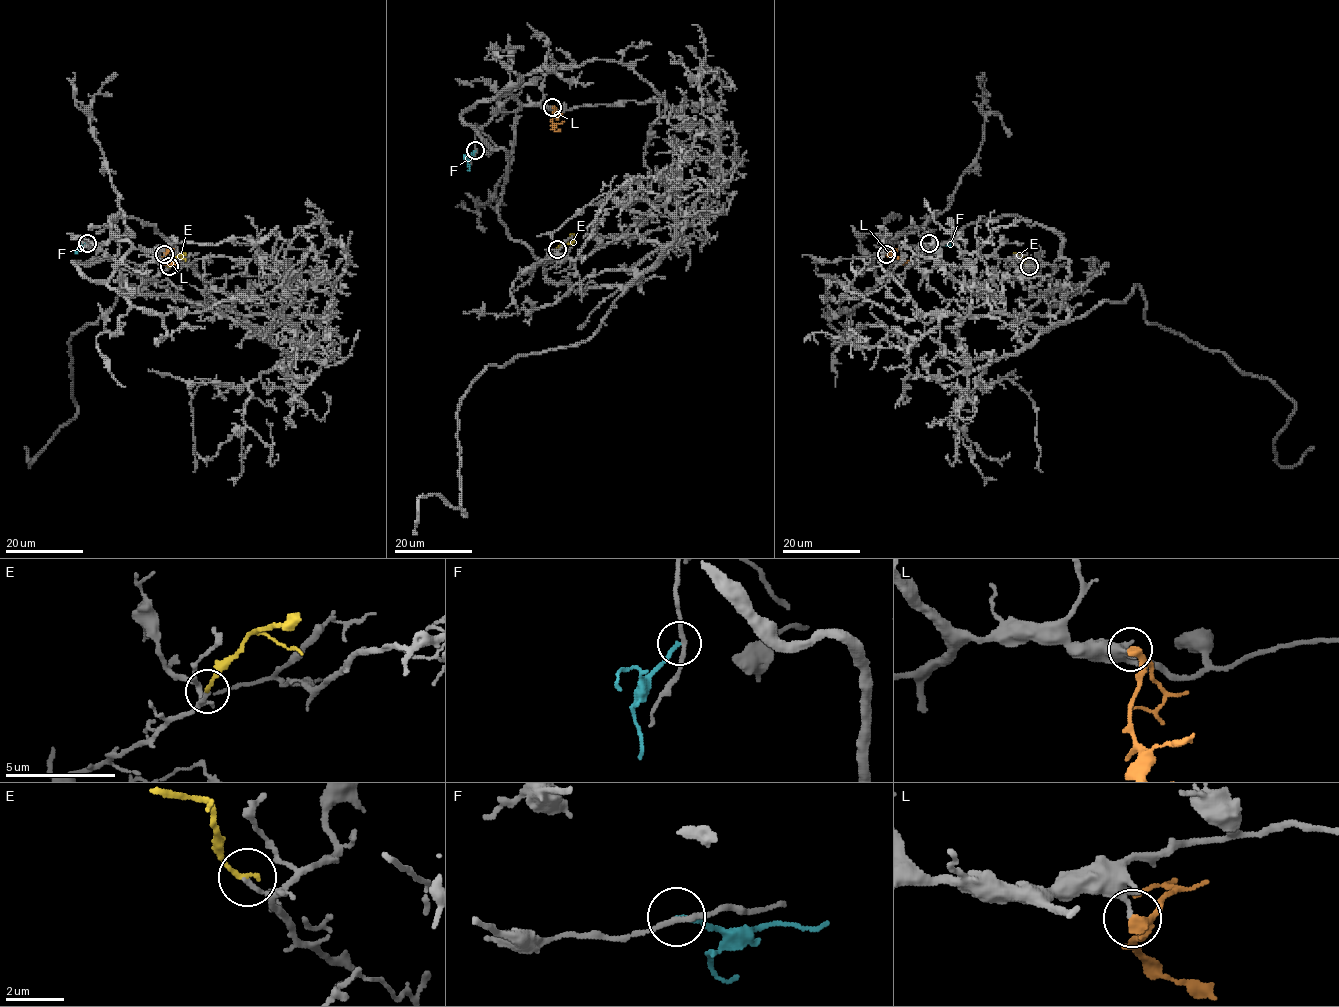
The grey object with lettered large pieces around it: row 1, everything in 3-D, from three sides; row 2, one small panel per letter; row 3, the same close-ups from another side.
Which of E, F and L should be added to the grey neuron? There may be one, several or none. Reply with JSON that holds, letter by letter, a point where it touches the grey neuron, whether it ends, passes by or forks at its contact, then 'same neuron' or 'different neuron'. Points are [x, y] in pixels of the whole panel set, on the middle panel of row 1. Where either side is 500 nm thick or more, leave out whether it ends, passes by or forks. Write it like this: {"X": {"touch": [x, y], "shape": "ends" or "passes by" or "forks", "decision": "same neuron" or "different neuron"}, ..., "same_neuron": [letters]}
{"E": {"touch": [557, 249], "shape": "ends", "decision": "different neuron"}, "F": {"touch": [475, 150], "shape": "ends", "decision": "different neuron"}, "L": {"touch": [552, 107], "shape": "passes by", "decision": "different neuron"}, "same_neuron": []}

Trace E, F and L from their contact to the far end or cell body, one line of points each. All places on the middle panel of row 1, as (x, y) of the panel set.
E: (558, 249), (574, 233)
F: (475, 150), (468, 161), (469, 170)
L: (552, 107), (554, 129), (560, 130)

